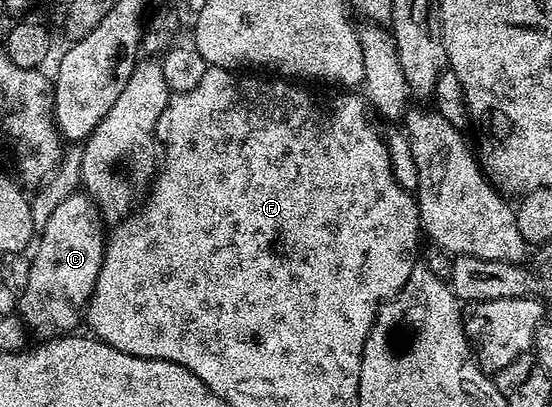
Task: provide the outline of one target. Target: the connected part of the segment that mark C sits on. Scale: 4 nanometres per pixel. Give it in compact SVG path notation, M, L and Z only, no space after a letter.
M80 193L69 194L62 202L55 203L53 211L46 216L45 223L42 226L40 223L39 233L35 238L35 249L32 251L33 259L30 260L29 271L25 274L25 287L19 290L16 313L20 314L21 321L32 333L34 330L38 334L36 337L41 340L64 336L82 325L85 306L89 302L89 297L93 295L95 280L105 259L107 222L102 217L97 203L88 193Z

